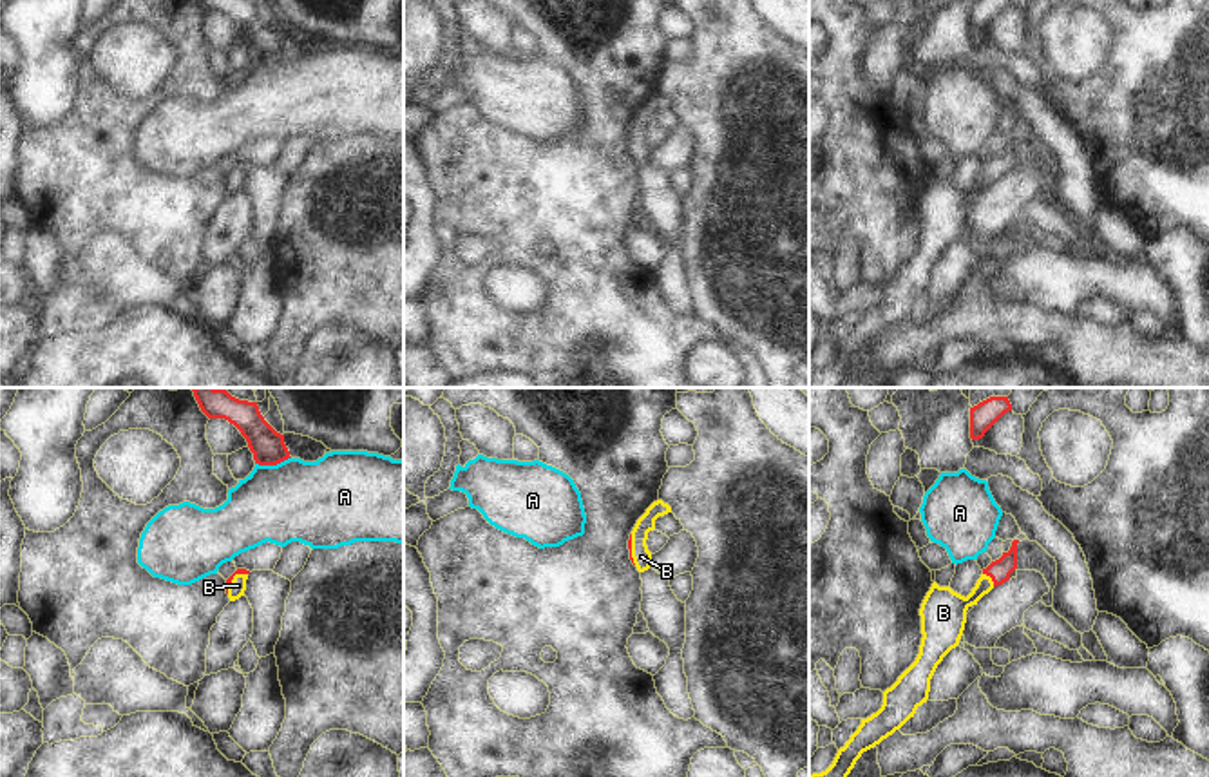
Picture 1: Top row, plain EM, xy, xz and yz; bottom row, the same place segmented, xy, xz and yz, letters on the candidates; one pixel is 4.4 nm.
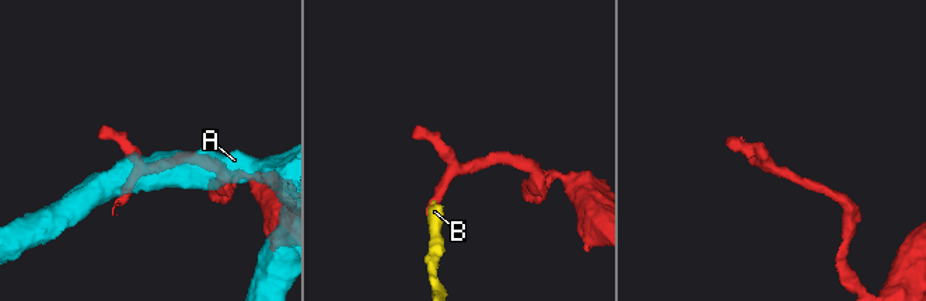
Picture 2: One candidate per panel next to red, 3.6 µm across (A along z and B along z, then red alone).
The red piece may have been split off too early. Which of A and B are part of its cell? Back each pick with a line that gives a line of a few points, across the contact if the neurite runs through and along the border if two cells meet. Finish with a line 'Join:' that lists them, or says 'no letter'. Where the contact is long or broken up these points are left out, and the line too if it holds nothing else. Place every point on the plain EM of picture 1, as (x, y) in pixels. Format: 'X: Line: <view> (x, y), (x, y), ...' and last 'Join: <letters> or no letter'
B: Line: yz (999, 165), (990, 171), (967, 196), (945, 203)
Join: B

